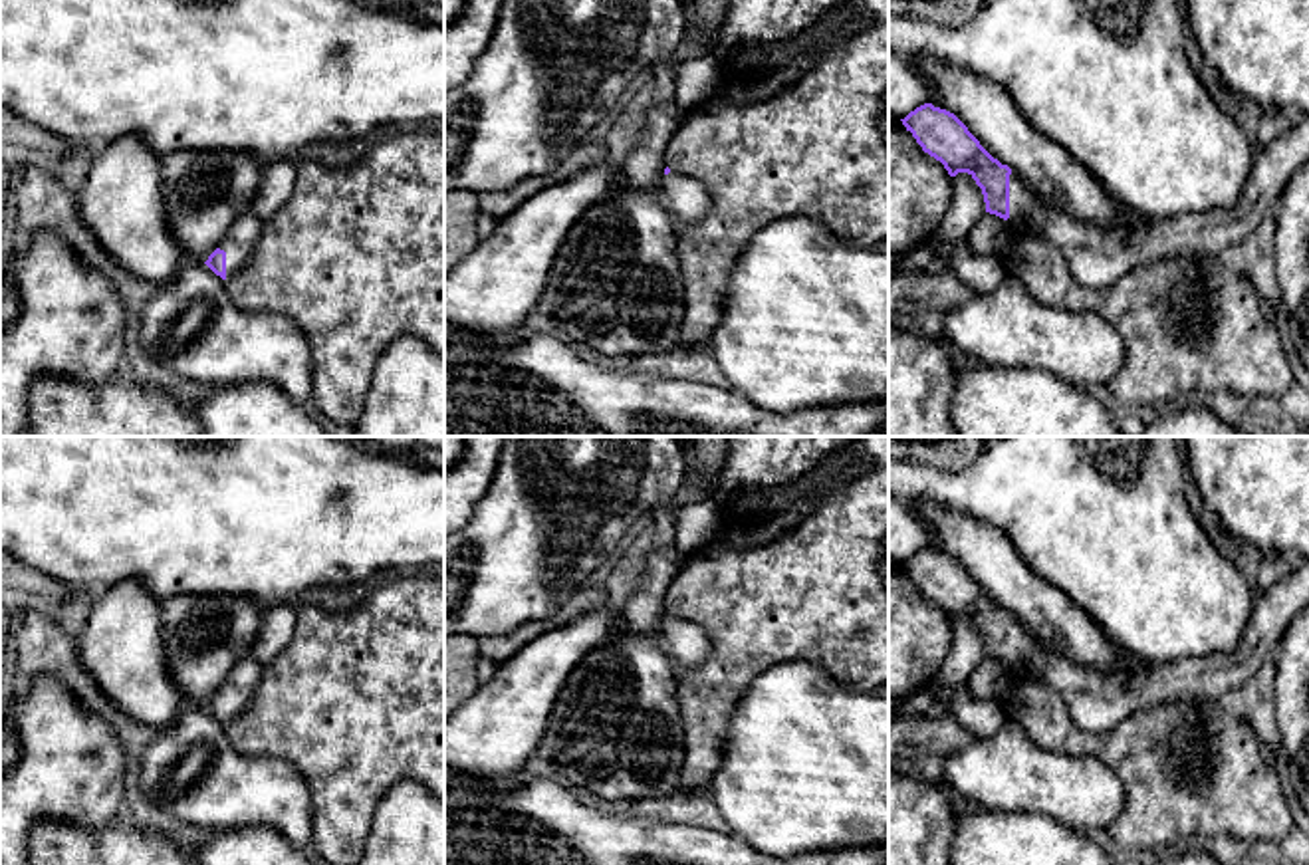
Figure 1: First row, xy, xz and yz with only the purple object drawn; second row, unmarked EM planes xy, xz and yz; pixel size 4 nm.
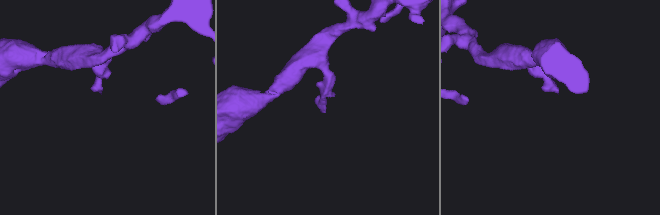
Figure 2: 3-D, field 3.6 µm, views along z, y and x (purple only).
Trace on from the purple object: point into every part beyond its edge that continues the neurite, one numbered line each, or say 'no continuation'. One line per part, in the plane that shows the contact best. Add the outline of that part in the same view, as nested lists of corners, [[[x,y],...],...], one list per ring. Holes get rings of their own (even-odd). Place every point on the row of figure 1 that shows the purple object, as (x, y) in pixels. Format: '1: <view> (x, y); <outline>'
1: yz (1097, 254); [[[1309,113],[1297,115],[1293,125],[1275,141],[1255,149],[1253,167],[1240,200],[1232,208],[1206,212],[1184,212],[1168,220],[1154,220],[1140,226],[1113,226],[1107,222],[1085,222],[1057,208],[1045,206],[1037,194],[1019,179],[1010,175],[1010,228],[1037,236],[1057,246],[1065,264],[1081,286],[1113,286],[1129,270],[1170,260],[1178,256],[1218,256],[1226,246],[1242,244],[1257,224],[1279,204],[1291,177],[1309,161]]]

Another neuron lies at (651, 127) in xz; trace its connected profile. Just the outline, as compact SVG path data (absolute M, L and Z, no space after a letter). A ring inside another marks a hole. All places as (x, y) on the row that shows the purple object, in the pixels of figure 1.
M676 101L651 103L635 111L629 125L633 147L623 165L617 167L615 188L658 188L664 175L664 151L670 137L688 119L690 107Z

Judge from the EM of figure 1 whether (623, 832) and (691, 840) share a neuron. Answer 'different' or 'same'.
same

